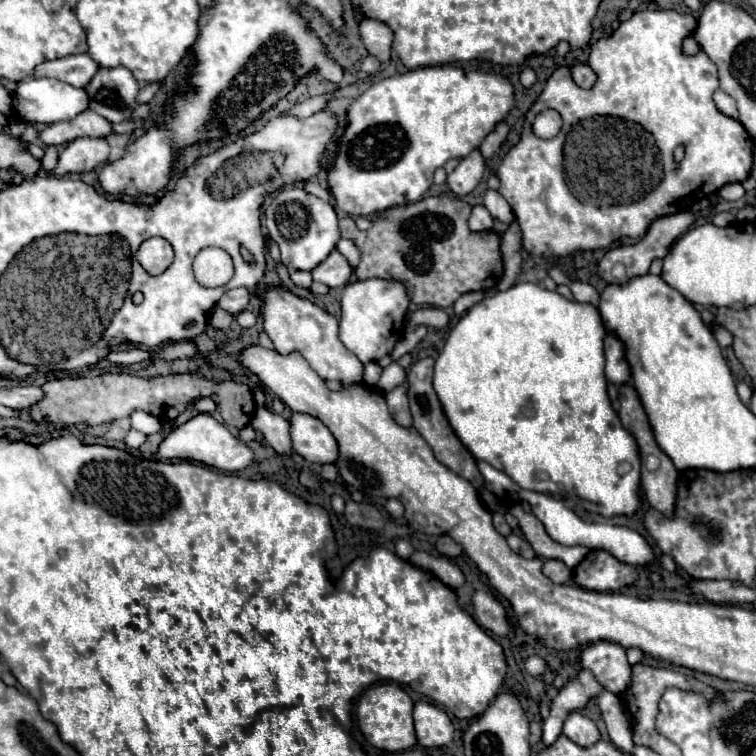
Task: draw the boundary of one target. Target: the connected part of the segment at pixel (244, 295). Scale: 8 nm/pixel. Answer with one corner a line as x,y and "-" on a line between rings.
234,288
234,290
228,290
228,292
220,298
218,306
220,306
222,310
226,310
228,314
238,316
238,314
248,306
250,296
252,296
252,292
250,292
248,288

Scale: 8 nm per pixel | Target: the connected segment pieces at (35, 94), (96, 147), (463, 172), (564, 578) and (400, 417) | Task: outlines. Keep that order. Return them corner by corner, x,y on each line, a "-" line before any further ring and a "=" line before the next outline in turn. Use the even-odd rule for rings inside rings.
28,78
18,82
16,100
18,100
14,106
14,110
18,112
16,118
28,124
54,124
60,120
72,120
88,108
88,96
82,88
74,88
70,84
52,78
=
82,136
80,140
72,140
62,150
54,174
66,176
74,172
90,172
102,166
104,162
108,162
108,154
110,154
110,146
106,138
=
474,150
466,158
460,160
460,164
454,168
454,172
448,174
446,186
452,194
462,198
478,186
478,182
482,180
482,174
484,174
484,158
482,158
480,150
=
546,560
544,574
556,584
566,584
572,578
572,570
562,560
=
396,386
392,392
384,394
386,402
388,402
388,410
392,412
392,418
396,420
396,424
410,428
412,426
412,416
408,410
408,396
406,396
406,386

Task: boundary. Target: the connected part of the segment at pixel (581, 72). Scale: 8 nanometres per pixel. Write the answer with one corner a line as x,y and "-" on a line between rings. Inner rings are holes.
588,64
572,66
572,78
580,88
592,88
596,84
596,74

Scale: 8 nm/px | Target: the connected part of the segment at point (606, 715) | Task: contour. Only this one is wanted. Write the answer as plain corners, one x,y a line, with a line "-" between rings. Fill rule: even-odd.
602,690
596,696
596,704
606,725
607,733
612,742
626,754
632,752
634,742
632,742
632,728
630,728
630,714
624,708
622,700
608,692

